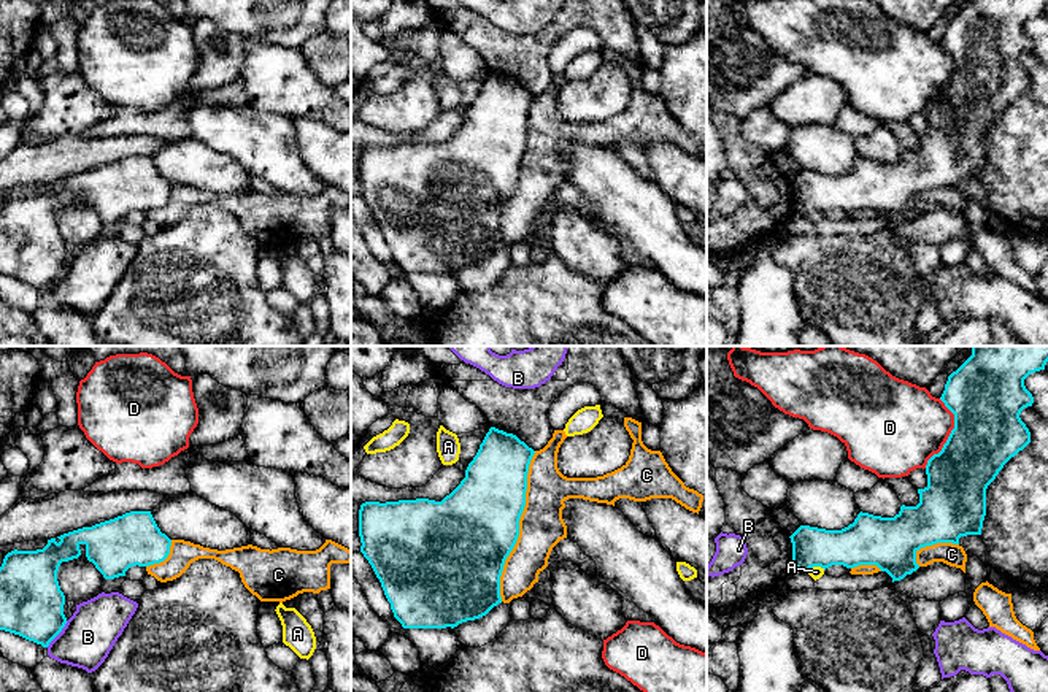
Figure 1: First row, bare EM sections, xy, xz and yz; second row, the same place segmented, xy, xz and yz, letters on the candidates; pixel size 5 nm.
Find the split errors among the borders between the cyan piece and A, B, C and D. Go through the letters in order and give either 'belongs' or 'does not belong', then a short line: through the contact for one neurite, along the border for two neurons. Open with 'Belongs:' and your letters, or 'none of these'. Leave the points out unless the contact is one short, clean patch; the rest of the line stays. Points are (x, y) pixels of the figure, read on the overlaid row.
Belongs: none of these
A: does not belong
B: does not belong
C: does not belong
D: does not belong

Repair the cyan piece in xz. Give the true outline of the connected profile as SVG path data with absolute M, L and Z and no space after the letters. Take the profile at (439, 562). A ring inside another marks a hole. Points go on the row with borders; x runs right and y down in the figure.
M491 427L465 478L441 502L416 498L360 505L360 552L403 629L454 629L502 603L500 576L519 536L534 454L516 435Z

